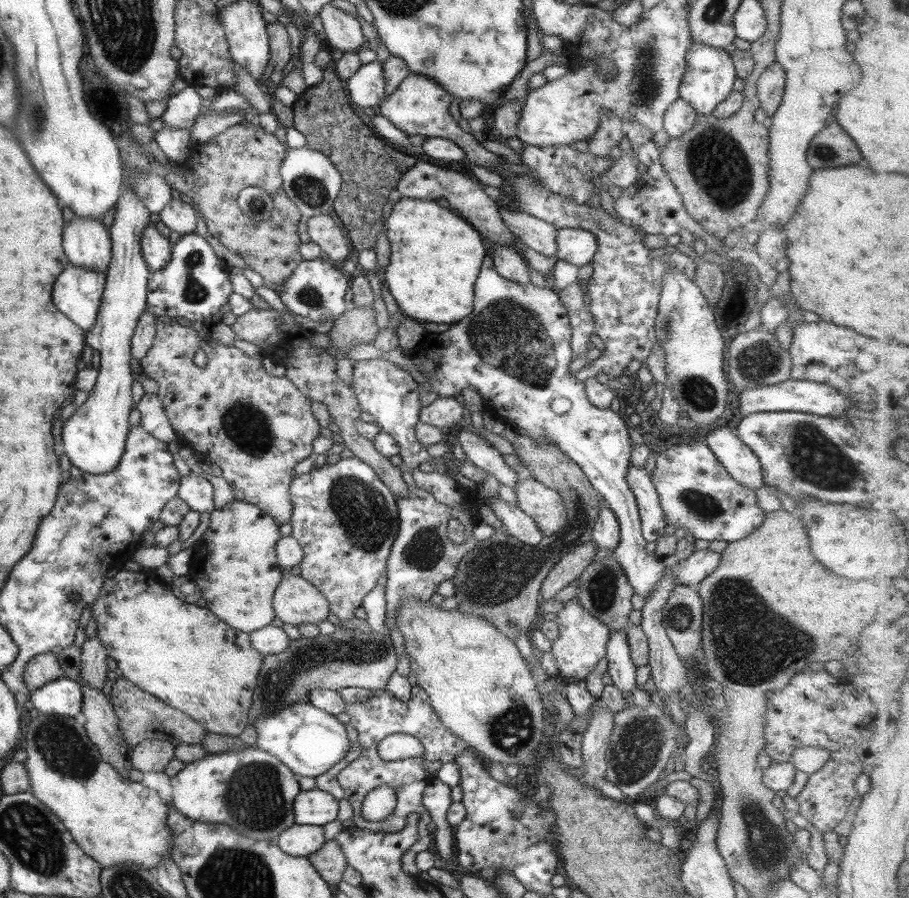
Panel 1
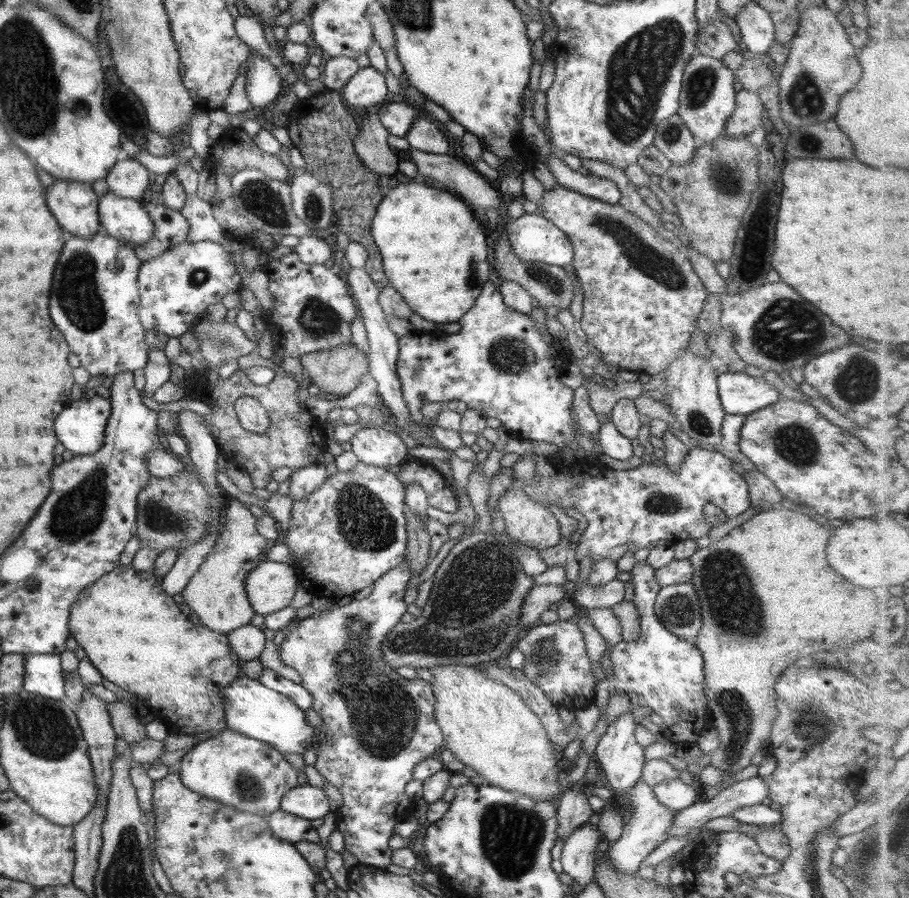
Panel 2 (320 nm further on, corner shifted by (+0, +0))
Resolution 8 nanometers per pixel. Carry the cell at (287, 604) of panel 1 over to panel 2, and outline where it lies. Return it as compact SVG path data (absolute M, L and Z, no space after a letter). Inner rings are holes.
M259 562L245 574L245 597L253 613L265 616L287 606L298 585L295 571L279 562Z

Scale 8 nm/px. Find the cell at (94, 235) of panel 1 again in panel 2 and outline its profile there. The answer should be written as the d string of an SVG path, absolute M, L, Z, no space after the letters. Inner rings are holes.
M54 179L45 192L47 208L57 220L57 224L63 228L66 235L78 237L90 237L101 230L98 224L97 199L98 196L91 190L91 184L79 181Z

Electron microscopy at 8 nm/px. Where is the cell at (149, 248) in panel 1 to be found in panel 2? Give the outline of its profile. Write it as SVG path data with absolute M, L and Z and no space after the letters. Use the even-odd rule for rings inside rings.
M107 192L98 196L97 216L103 232L131 246L148 241L152 235L151 219L140 200Z

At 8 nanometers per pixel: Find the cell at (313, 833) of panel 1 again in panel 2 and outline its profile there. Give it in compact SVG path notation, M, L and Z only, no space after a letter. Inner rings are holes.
M281 809L272 812L265 819L271 833L281 841L289 844L297 841L309 841L320 844L316 829L310 825L308 820L287 814Z

